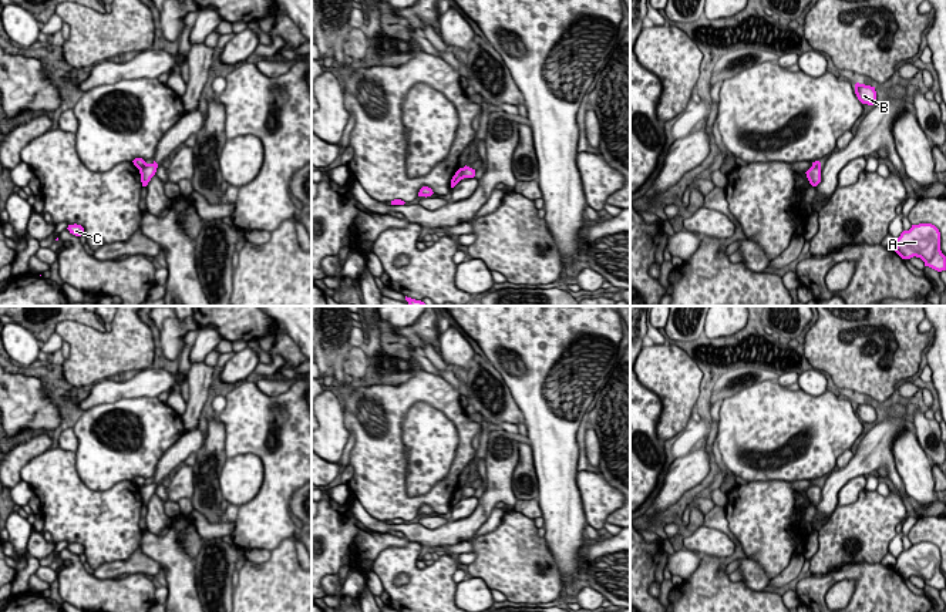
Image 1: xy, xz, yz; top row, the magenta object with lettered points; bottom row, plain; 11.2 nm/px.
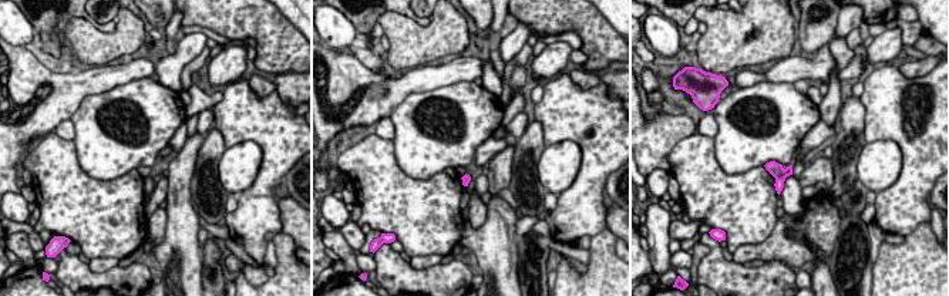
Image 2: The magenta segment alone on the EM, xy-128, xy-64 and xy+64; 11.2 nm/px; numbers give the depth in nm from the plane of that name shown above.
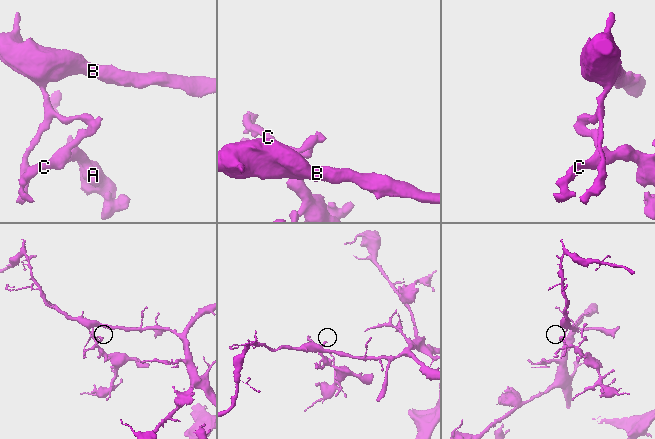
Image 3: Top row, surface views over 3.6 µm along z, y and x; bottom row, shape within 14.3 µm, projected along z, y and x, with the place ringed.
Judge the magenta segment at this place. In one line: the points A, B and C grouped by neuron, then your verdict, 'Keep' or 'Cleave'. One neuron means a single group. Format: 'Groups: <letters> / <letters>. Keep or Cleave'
Groups: A C / B. Cleave

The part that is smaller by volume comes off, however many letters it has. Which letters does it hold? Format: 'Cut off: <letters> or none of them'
Cut off: A, C

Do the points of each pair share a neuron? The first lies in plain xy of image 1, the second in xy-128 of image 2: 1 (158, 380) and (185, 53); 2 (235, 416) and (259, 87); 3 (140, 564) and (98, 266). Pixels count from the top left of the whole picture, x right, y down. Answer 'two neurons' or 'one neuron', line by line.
1: two neurons
2: two neurons
3: one neuron

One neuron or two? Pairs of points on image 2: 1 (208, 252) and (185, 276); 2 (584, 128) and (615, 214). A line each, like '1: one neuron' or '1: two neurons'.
1: two neurons
2: two neurons

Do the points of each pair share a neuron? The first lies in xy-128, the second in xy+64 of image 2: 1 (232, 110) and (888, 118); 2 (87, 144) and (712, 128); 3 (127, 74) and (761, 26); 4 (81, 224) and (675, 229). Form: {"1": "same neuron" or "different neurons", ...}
{"1": "same neuron", "2": "different neurons", "3": "different neurons", "4": "different neurons"}

